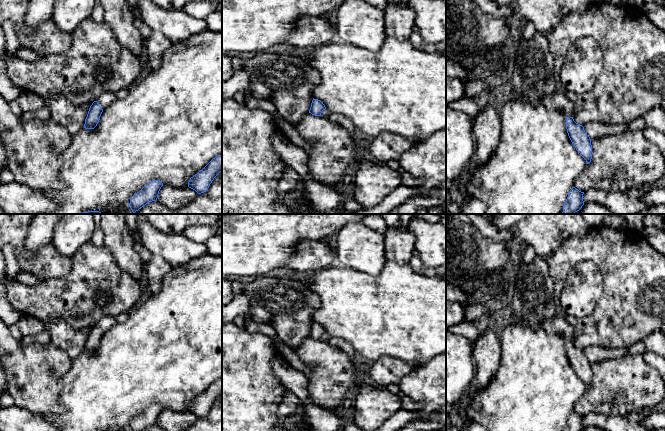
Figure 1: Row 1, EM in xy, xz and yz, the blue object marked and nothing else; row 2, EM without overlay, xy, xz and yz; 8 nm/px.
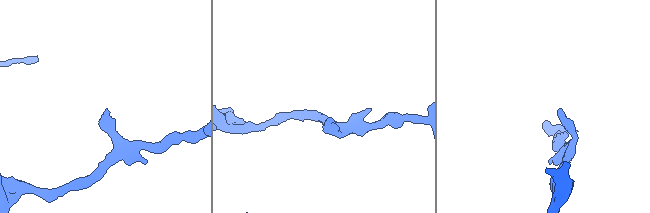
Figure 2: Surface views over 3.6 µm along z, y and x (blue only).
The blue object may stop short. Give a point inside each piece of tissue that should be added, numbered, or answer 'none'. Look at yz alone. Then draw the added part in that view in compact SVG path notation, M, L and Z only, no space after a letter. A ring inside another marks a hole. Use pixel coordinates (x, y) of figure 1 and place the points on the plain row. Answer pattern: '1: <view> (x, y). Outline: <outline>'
1: yz (557, 324). Outline: M556 314L551 319L545 320L540 325L540 328L546 332L560 333L565 336L566 341L573 340L574 330L570 324L560 315Z

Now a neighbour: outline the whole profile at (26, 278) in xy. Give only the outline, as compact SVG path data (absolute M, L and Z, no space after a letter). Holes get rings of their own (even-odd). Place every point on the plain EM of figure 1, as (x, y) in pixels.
M21 270L16 276L17 282L27 285L34 286L40 283L40 279L29 272Z

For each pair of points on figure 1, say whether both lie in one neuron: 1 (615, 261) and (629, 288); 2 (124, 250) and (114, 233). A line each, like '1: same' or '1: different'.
1: same
2: same

